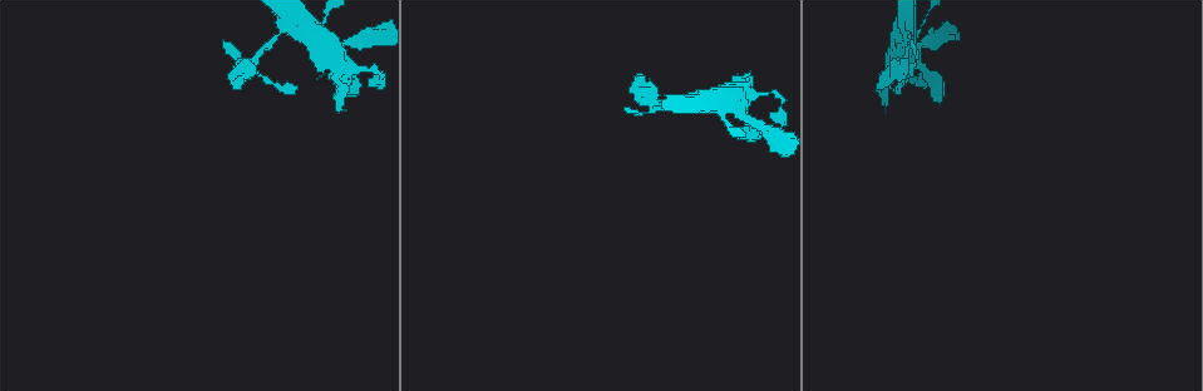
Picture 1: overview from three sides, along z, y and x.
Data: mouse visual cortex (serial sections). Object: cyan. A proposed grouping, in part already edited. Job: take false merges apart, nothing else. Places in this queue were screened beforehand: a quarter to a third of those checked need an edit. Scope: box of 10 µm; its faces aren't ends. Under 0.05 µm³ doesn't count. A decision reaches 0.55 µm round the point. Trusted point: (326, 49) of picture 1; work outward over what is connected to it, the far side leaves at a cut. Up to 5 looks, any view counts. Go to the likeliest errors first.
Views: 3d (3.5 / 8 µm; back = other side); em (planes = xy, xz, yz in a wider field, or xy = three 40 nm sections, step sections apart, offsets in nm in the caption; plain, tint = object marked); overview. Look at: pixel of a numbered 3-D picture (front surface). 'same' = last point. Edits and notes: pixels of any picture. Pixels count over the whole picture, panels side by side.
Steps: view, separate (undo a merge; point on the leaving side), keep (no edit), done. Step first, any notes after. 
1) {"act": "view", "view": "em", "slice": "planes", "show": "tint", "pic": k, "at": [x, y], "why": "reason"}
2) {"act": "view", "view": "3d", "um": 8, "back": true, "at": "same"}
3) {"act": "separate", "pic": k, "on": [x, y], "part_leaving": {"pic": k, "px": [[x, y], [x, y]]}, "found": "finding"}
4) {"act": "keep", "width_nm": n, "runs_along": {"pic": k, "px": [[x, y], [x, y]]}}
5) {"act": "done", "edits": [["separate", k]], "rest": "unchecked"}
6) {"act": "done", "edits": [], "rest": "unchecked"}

{"act": "view", "view": "3d", "um": 3.5, "pic": 1, "at": [774, 89], "why": "sharp bend"}

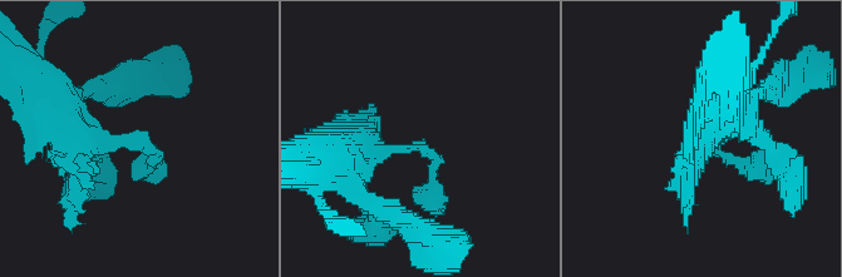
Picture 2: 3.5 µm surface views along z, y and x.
{"act": "view", "view": "em", "slice": "xy", "step": 5, "show": "tint", "pic": 2, "at": [134, 144], "why": "shape alone is not enough"}

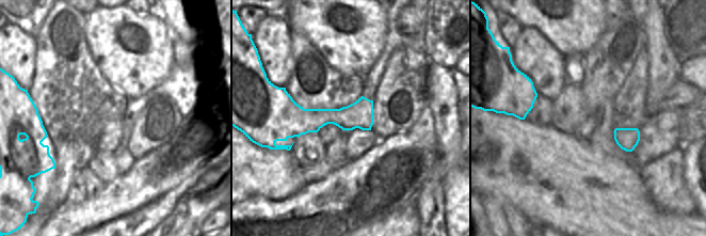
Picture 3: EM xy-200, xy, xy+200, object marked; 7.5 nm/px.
{"act": "keep", "runs_along": {"pic": 3, "px": [[281, 110], [293, 118], [370, 122]]}, "found": "all the same cell"}

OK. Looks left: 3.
{"act": "view", "view": "3d", "um": 3.5, "pic": 1, "at": [650, 104], "why": "sharp bend"}

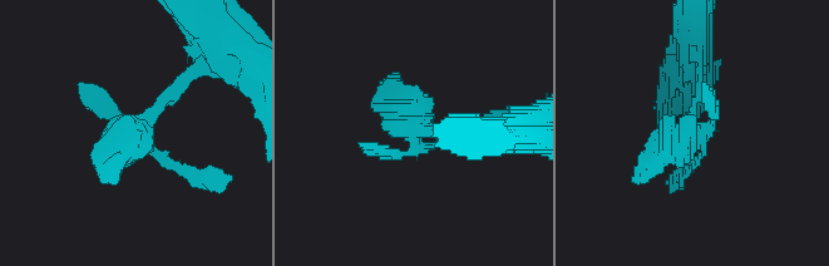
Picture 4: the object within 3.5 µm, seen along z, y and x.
{"act": "view", "view": "em", "slice": "planes", "show": "tint", "pic": 4, "at": [415, 130], "why": "need the tissue"}

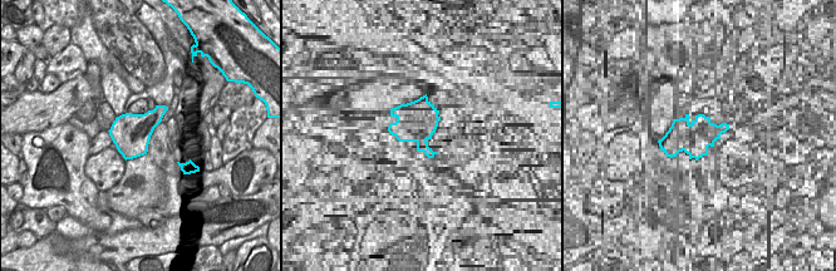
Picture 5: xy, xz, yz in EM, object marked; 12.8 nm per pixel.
{"act": "view", "view": "em", "slice": "xy", "step": 3, "show": "tint", "at": "same"}

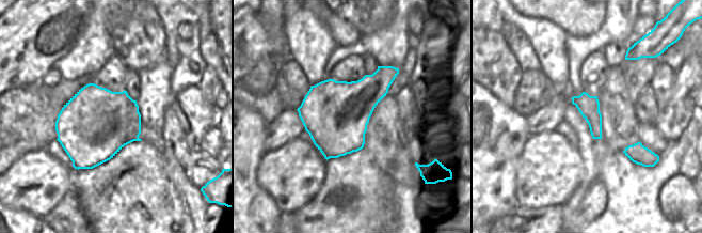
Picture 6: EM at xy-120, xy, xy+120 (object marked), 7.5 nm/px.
{"act": "keep", "runs_along": {"pic": 4, "px": [[197, 69], [123, 142], [119, 181]]}, "found": "continuous, no second cell"}

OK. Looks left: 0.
{"act": "done", "edits": [], "rest": "unchecked"}

